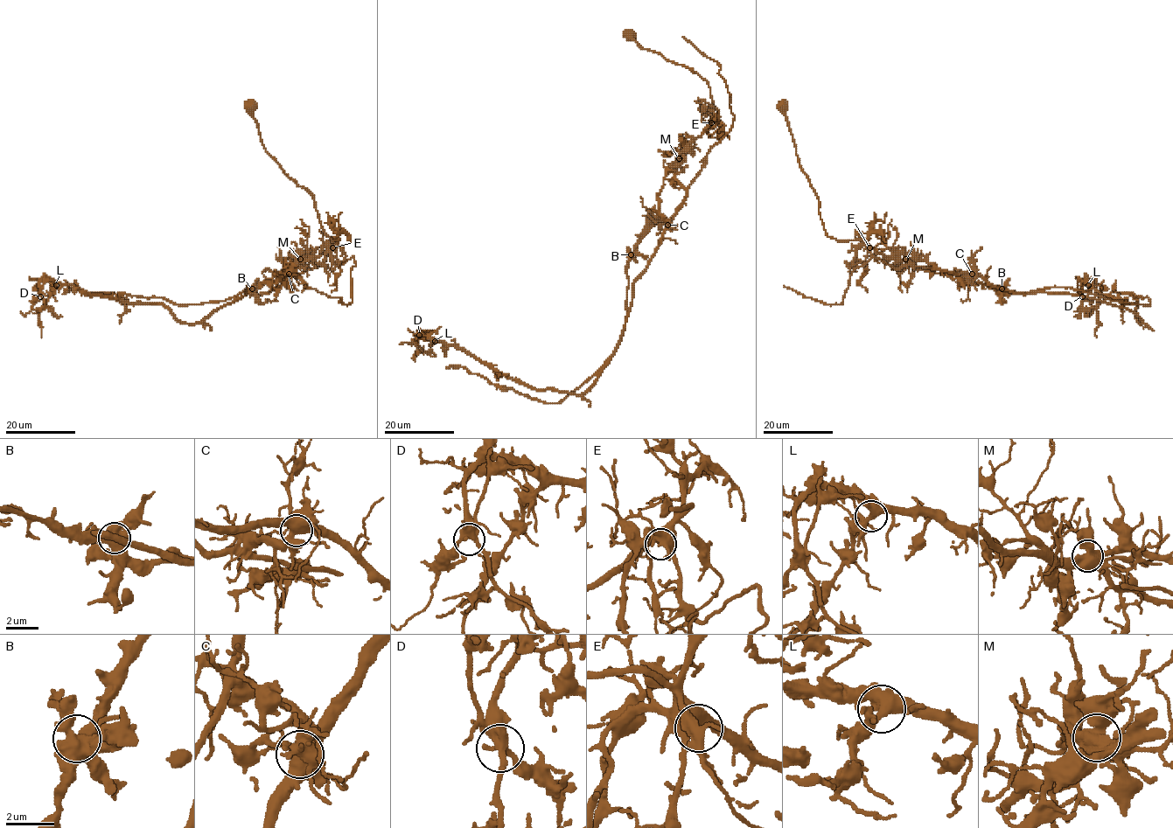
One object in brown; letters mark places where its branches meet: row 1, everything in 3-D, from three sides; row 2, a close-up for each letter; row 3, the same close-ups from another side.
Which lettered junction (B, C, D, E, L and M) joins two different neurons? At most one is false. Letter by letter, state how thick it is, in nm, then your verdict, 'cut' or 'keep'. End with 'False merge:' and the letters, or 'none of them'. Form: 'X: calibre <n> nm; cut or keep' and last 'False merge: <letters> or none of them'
B: calibre 550 nm; keep
C: calibre 500 nm; keep
D: calibre 440 nm; keep
E: calibre 480 nm; keep
L: calibre 400 nm; keep
M: calibre 650 nm; cut
False merge: M

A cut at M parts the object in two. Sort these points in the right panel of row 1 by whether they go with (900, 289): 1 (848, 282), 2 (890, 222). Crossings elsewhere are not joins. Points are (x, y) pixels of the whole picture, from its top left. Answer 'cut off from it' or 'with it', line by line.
1: cut off from it
2: cut off from it

